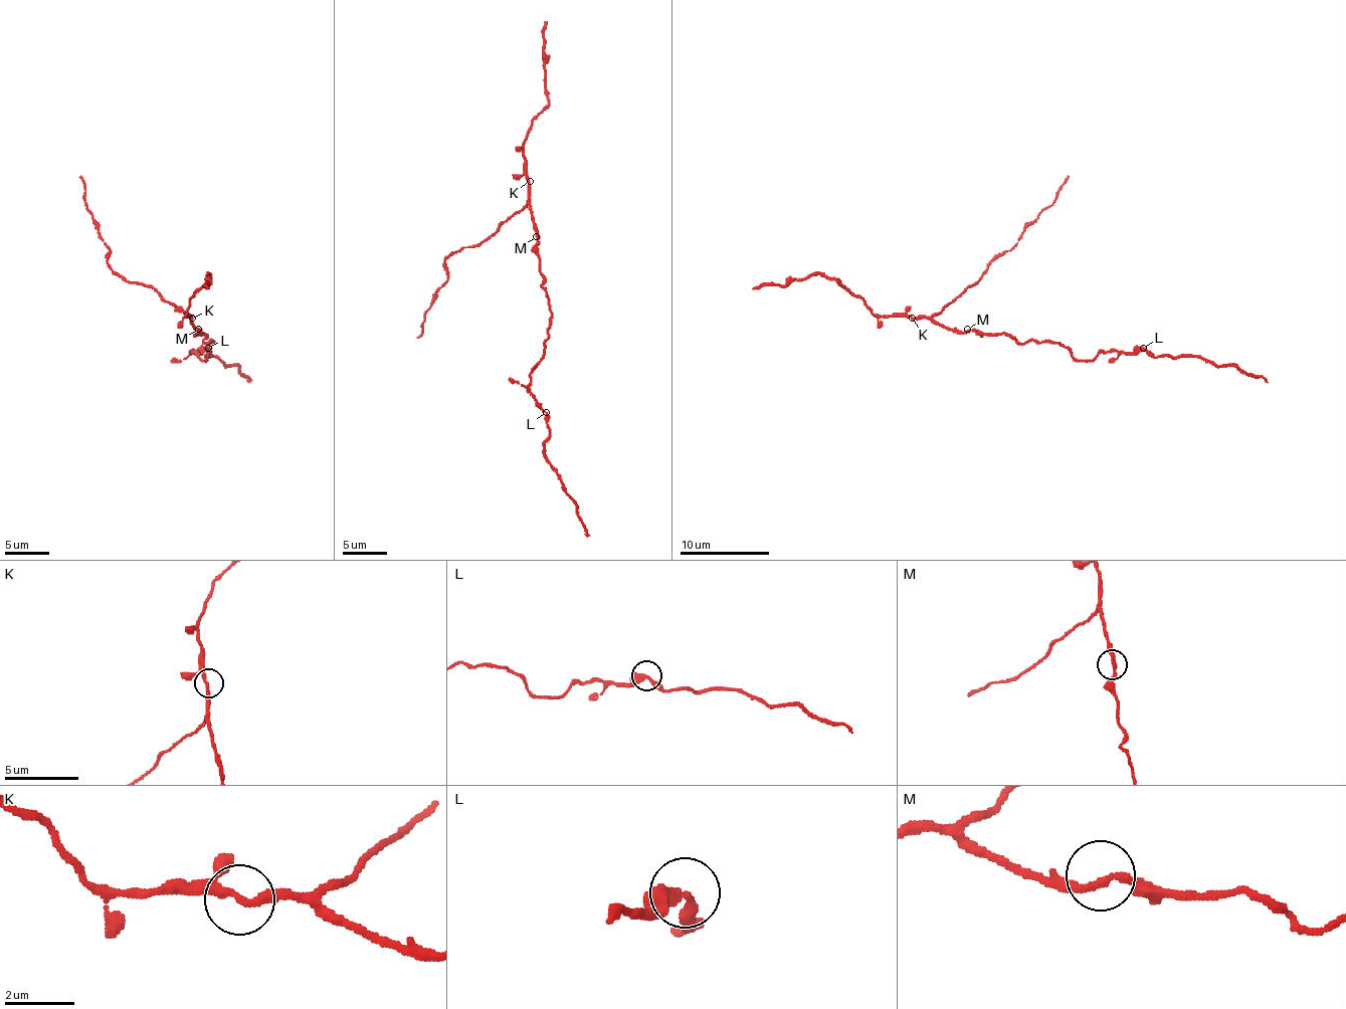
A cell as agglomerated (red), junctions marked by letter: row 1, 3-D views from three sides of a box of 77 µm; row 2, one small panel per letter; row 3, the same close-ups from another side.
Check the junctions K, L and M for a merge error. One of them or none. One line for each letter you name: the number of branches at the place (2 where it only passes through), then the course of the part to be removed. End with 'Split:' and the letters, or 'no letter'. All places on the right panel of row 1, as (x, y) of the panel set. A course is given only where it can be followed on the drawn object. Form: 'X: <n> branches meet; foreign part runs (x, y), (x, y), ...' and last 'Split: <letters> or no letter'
Split: no letter

